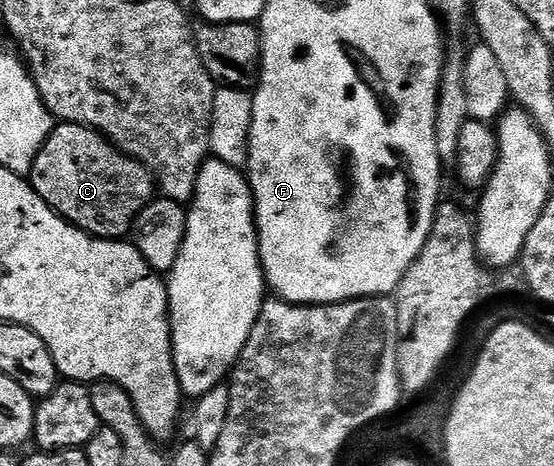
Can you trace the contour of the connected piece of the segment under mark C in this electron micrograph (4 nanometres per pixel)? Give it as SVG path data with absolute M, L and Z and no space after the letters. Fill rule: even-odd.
M81 123L52 126L51 135L33 161L29 182L65 222L99 239L130 236L135 218L157 195L155 177L145 164L118 151L100 131Z

